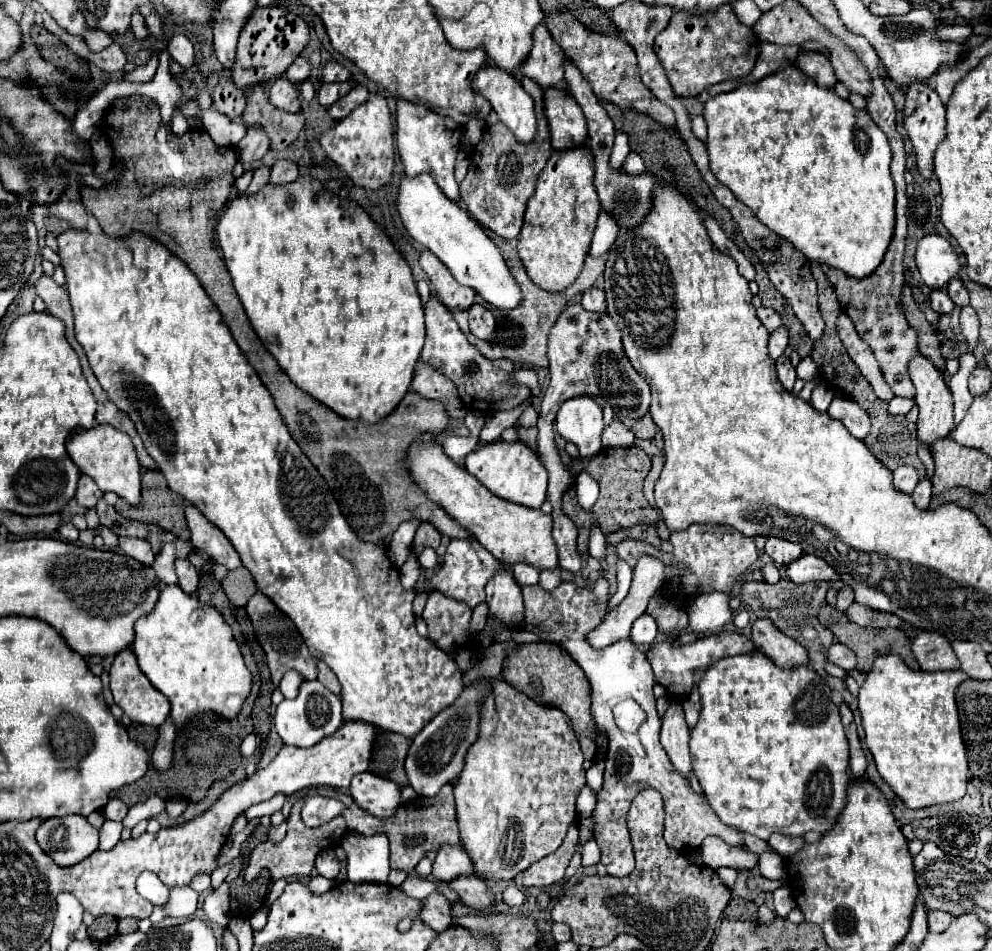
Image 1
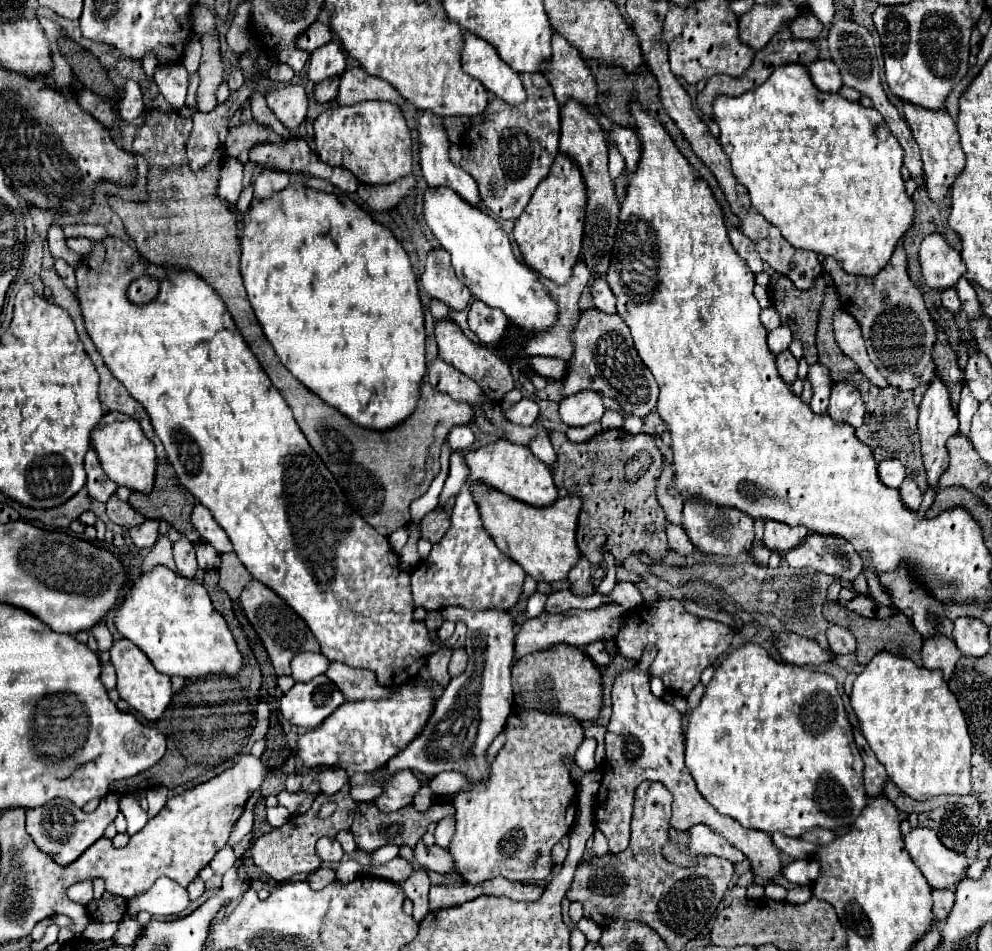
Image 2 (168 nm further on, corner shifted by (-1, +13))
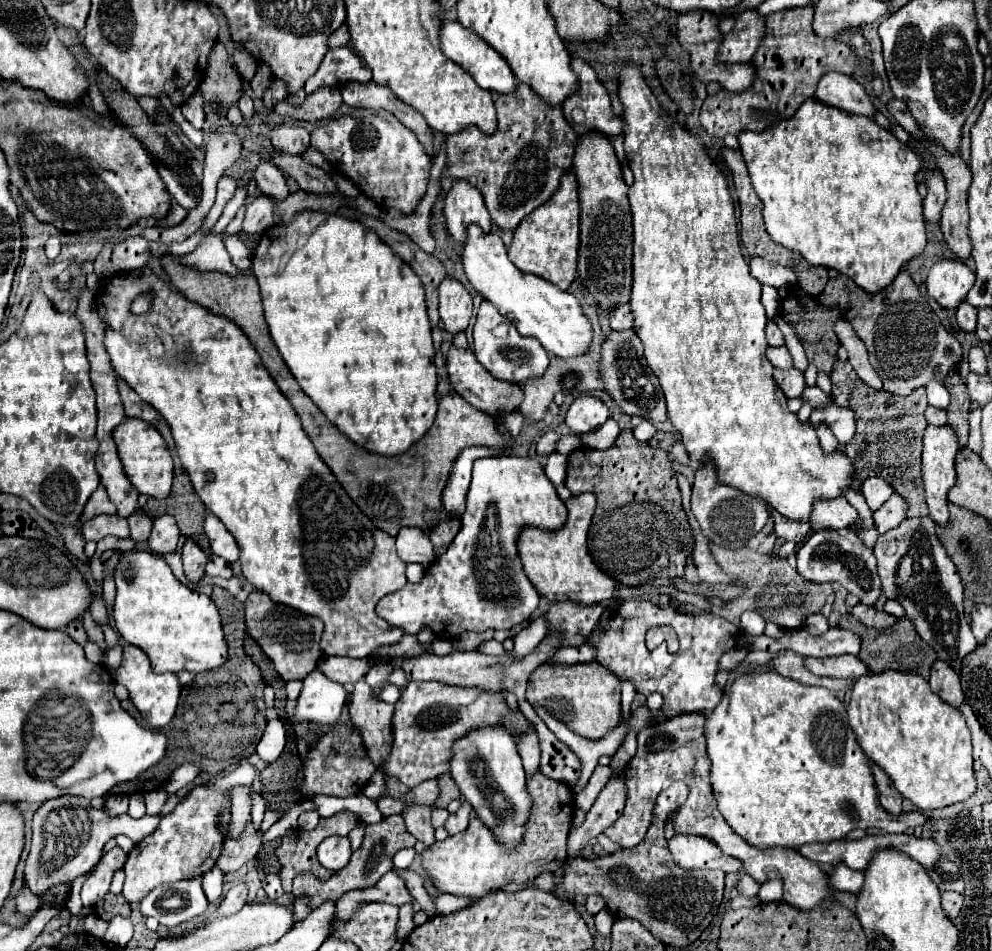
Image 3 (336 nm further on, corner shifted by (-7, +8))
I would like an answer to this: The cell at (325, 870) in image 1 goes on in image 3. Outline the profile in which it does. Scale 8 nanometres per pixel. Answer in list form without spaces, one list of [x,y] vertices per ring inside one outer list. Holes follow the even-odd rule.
[[[328,837],[318,845],[318,861],[332,871],[340,871],[350,861],[350,839],[348,837]]]

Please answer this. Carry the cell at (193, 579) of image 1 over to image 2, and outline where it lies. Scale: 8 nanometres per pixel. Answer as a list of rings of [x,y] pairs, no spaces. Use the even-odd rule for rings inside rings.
[[[180,538],[178,542],[174,542],[174,560],[178,566],[178,572],[184,578],[194,578],[196,570],[198,570],[198,562],[196,562],[196,554],[194,554],[194,546],[188,538]]]

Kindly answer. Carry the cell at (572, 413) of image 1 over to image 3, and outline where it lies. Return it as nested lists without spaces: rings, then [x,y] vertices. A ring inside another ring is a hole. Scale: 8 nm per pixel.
[[[592,395],[576,397],[576,401],[570,405],[566,413],[566,425],[578,435],[598,429],[600,425],[604,425],[606,419],[608,419],[608,407],[604,405],[602,399]]]

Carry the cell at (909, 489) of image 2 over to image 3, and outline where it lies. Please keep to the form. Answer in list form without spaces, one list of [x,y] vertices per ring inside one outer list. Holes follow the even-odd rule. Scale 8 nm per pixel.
[[[894,493],[878,511],[874,511],[874,523],[878,533],[886,533],[888,529],[896,529],[908,517],[908,501]]]

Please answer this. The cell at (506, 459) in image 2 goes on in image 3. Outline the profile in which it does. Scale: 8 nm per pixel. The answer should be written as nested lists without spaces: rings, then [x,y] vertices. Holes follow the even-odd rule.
[[[516,455],[478,459],[472,469],[472,483],[458,535],[446,553],[426,569],[420,583],[406,583],[400,591],[386,595],[376,605],[376,613],[404,629],[404,633],[416,635],[422,625],[428,625],[438,637],[446,639],[454,639],[462,631],[482,633],[486,629],[520,625],[538,607],[540,593],[522,571],[516,553],[518,529],[524,525],[560,529],[564,521],[566,505],[536,459]]]

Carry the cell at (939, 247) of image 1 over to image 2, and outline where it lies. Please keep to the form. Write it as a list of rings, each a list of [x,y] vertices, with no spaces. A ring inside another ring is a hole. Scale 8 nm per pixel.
[[[938,234],[928,236],[928,240],[920,244],[920,266],[924,282],[936,290],[954,288],[966,272],[960,252],[948,246],[948,242]]]

